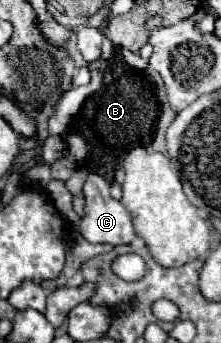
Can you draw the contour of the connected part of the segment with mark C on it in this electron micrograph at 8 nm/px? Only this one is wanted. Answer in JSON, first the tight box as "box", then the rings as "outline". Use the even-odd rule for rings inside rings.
{"box":[78,174,136,244],"outline":[[[90,174],[84,182],[84,200],[86,200],[86,216],[80,220],[80,228],[78,232],[92,244],[130,244],[136,238],[132,220],[128,210],[124,208],[124,204],[120,204],[118,200],[114,200],[110,196],[110,184],[98,176],[98,174]]]}

